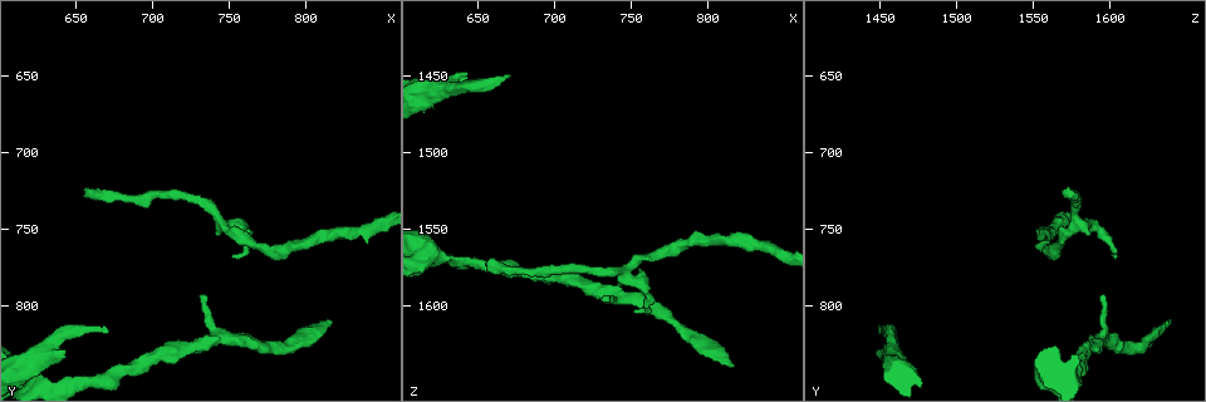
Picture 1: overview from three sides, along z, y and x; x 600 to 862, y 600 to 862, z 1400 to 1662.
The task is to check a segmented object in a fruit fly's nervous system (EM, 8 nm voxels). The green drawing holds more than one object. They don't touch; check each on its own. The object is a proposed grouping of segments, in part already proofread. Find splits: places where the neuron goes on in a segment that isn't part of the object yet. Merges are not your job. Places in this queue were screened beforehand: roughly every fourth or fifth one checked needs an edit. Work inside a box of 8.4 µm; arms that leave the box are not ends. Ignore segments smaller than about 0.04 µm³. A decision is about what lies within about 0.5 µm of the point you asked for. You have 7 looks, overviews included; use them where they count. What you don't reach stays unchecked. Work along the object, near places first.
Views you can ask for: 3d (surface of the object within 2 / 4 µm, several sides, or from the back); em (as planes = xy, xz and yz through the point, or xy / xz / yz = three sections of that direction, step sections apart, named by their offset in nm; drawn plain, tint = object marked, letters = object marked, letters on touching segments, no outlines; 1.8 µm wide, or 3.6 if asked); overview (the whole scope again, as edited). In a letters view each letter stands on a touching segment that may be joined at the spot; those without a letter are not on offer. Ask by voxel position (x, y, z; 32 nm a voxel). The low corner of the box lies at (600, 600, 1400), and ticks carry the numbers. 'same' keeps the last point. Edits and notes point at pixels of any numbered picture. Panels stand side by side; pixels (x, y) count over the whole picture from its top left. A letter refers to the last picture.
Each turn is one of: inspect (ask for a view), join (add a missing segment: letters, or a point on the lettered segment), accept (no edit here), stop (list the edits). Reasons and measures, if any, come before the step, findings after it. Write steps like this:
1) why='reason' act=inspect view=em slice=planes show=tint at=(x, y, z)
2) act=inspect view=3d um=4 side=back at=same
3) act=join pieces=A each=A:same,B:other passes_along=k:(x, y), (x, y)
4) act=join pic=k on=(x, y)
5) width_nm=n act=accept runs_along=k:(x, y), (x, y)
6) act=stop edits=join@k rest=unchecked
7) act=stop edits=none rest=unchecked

why='end of a long branch' act=inspect view=em slice=planes show=tint at=(656, 724, 1568)

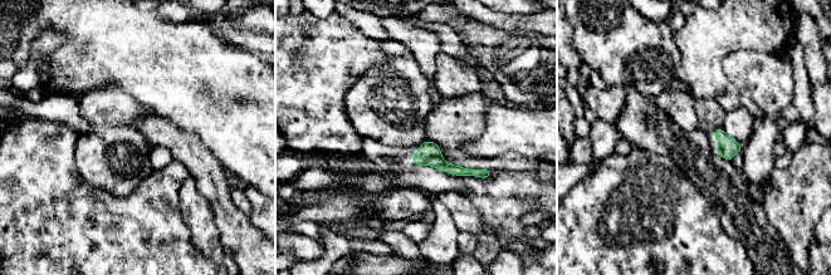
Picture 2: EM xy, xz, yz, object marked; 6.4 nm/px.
act=inspect view=em slice=planes show=letters at=same

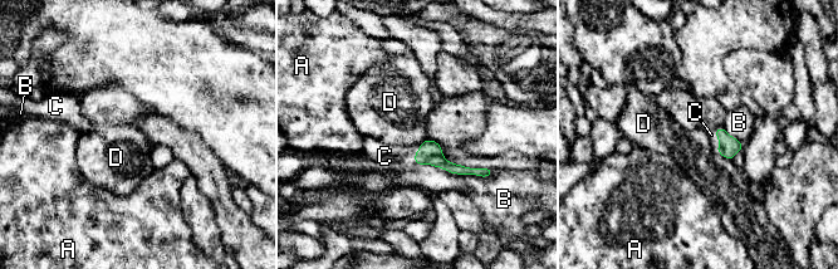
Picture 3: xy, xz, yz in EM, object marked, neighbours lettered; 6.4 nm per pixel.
act=join pieces=C each=A:other,B:other,C:same,D:other found='it goes on there'

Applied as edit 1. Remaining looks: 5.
act=inspect view=overview

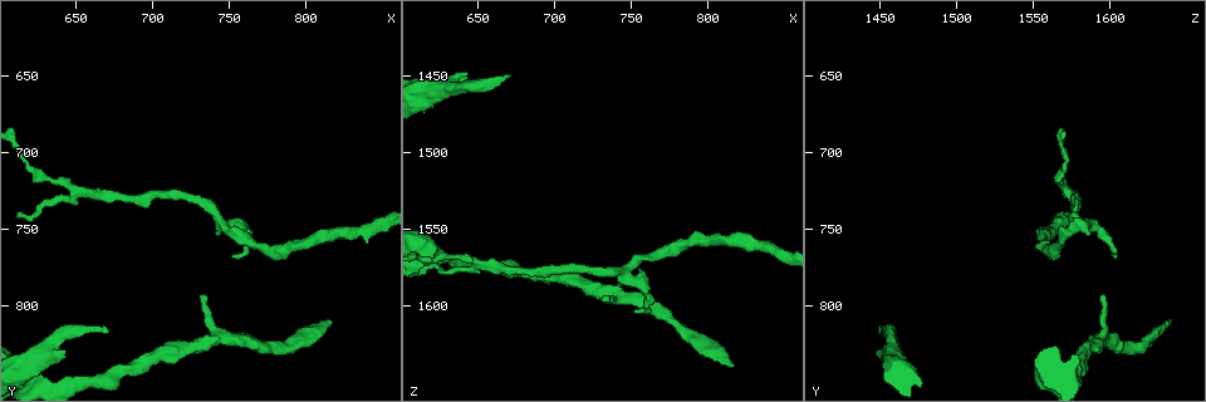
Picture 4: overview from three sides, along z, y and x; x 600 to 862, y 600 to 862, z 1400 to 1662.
why='tapers out' act=inspect view=3d um=4 at=(750, 768, 1602)

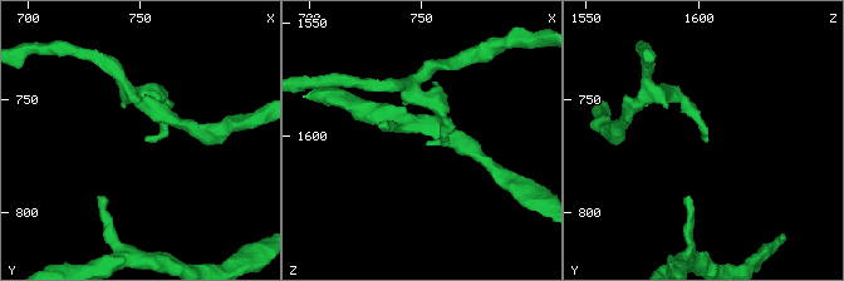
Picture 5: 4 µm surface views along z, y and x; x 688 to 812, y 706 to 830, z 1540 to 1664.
act=inspect view=em slice=planes show=letters at=(752, 768, 1604)

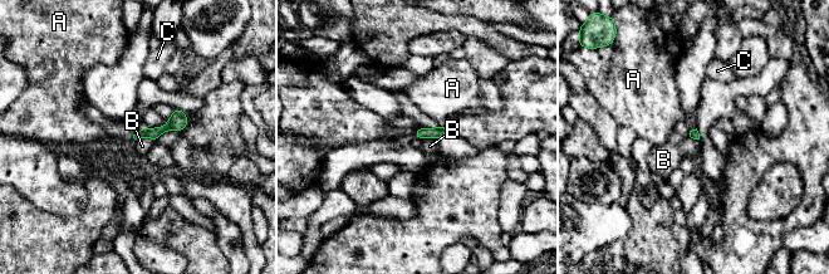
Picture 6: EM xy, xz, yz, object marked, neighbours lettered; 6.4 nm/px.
act=accept each=A:other,B:other,C:other found='none of them fits'

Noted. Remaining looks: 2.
why='long arm stops here' act=inspect view=em slice=planes show=letters at=(814, 810, 1638)

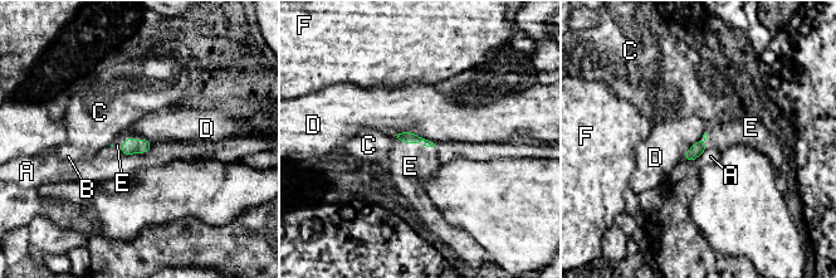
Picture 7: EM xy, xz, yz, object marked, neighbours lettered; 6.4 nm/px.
act=join pieces=E each=A:other,B:other,C:other,D:other,E:same,F:other found='the neuron continues'

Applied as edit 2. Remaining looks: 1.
act=stop edits=join@3,join@7 rest=unchecked

